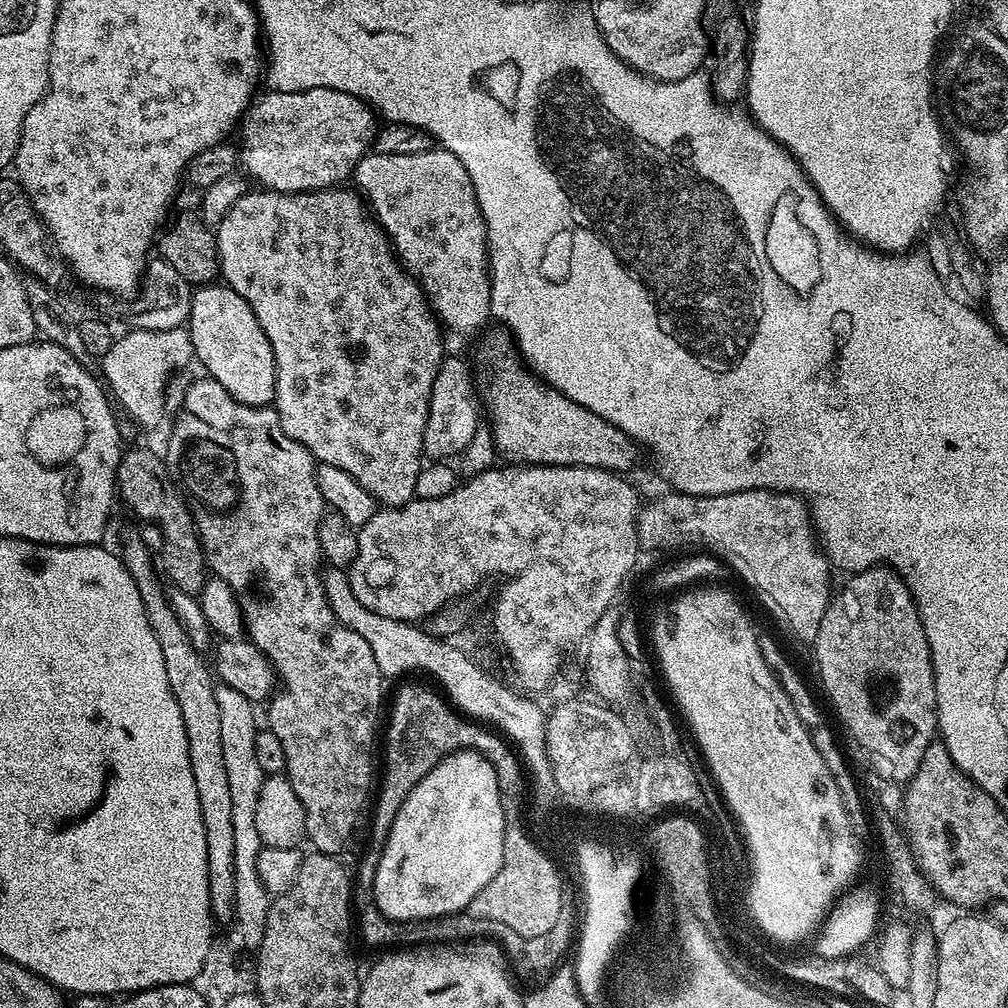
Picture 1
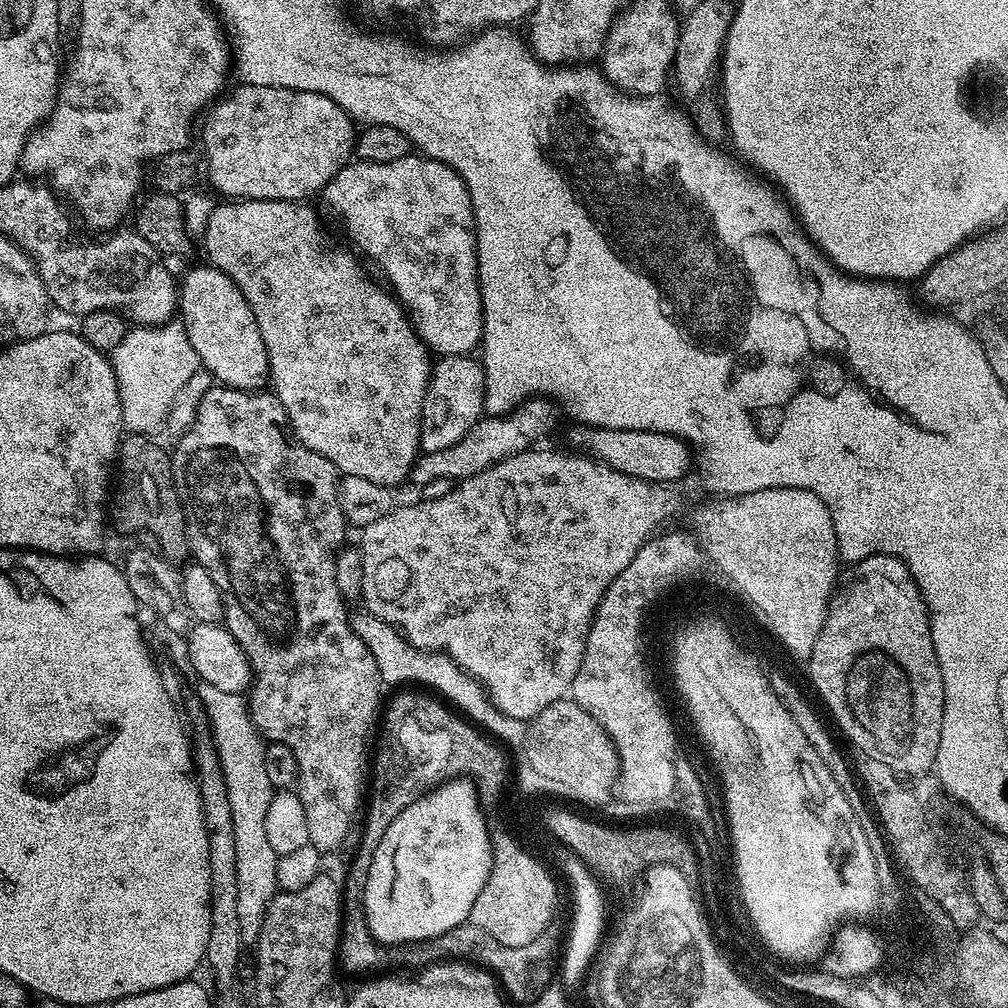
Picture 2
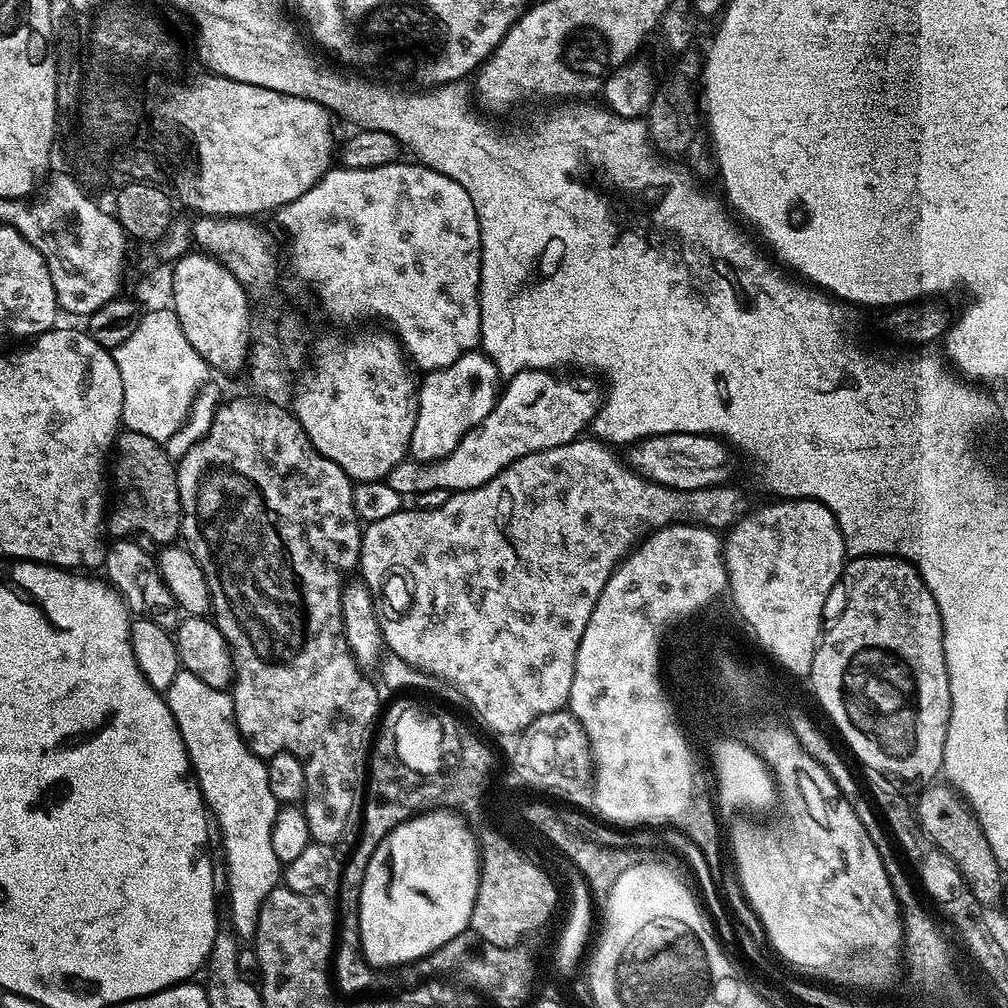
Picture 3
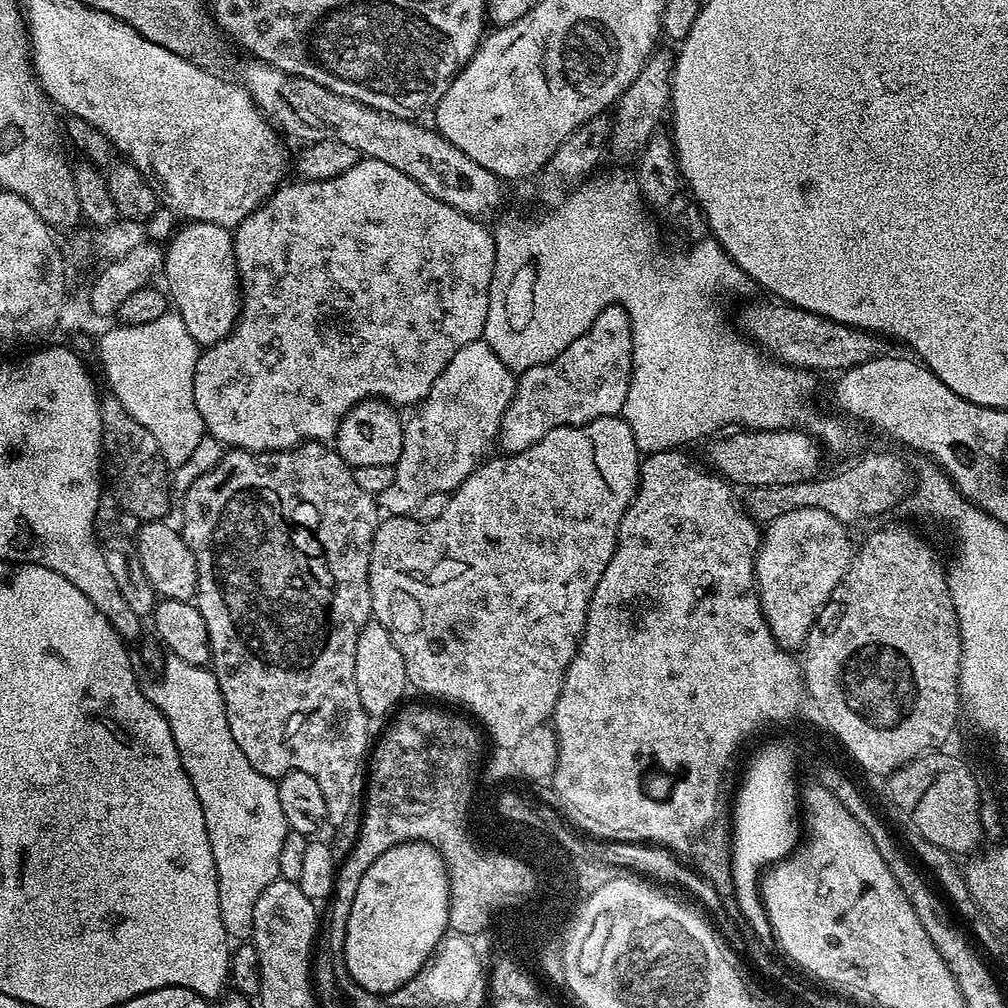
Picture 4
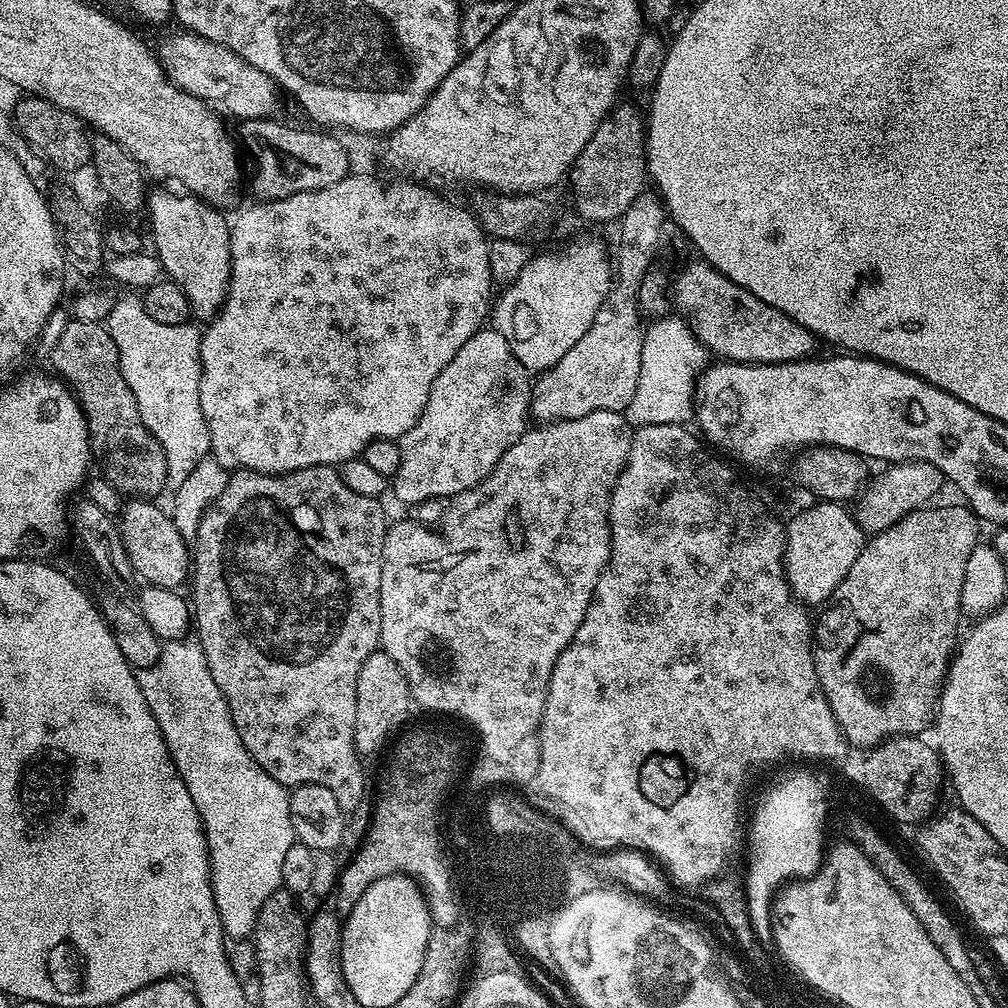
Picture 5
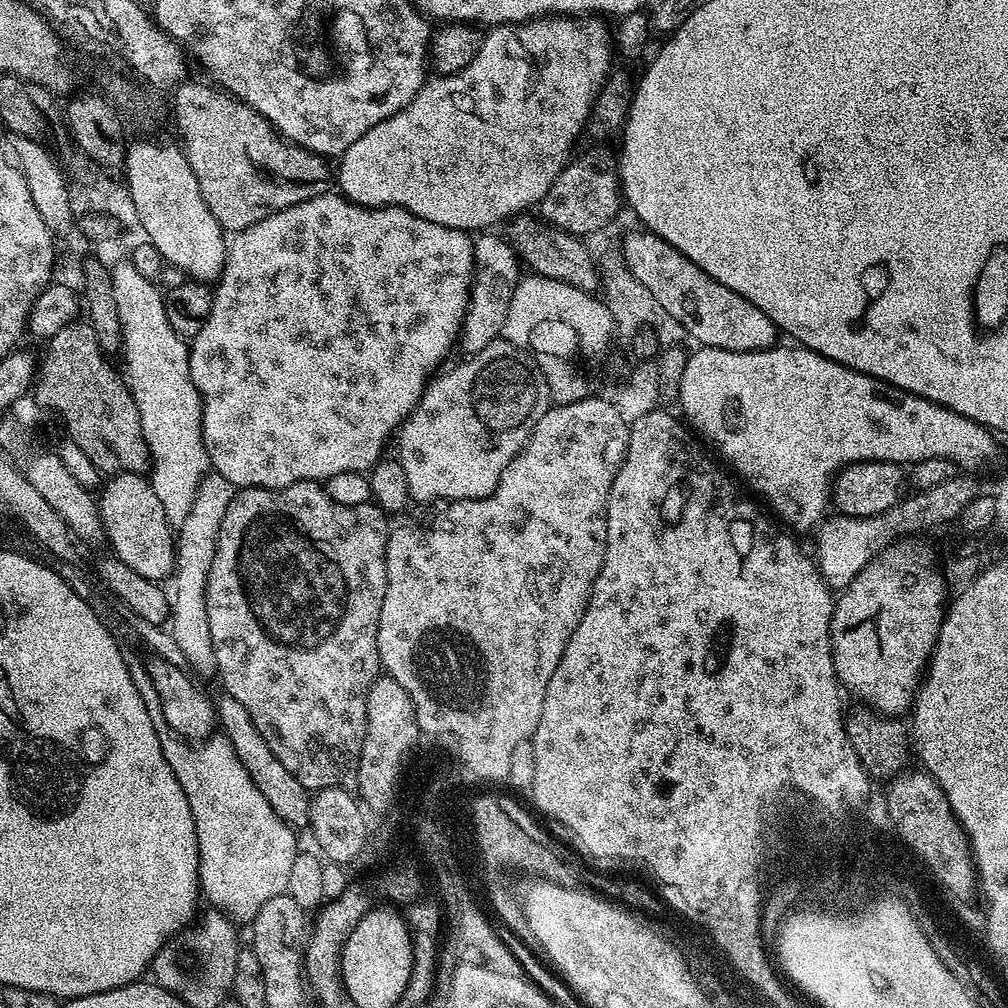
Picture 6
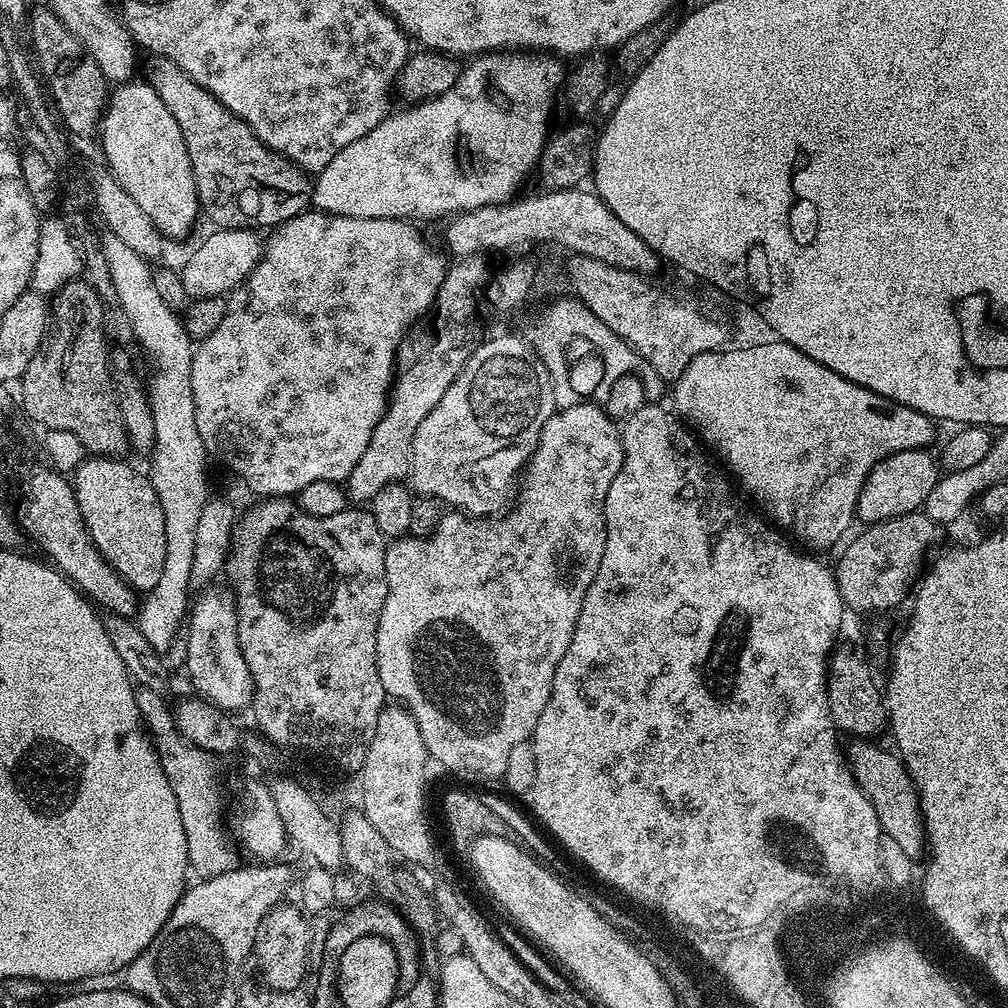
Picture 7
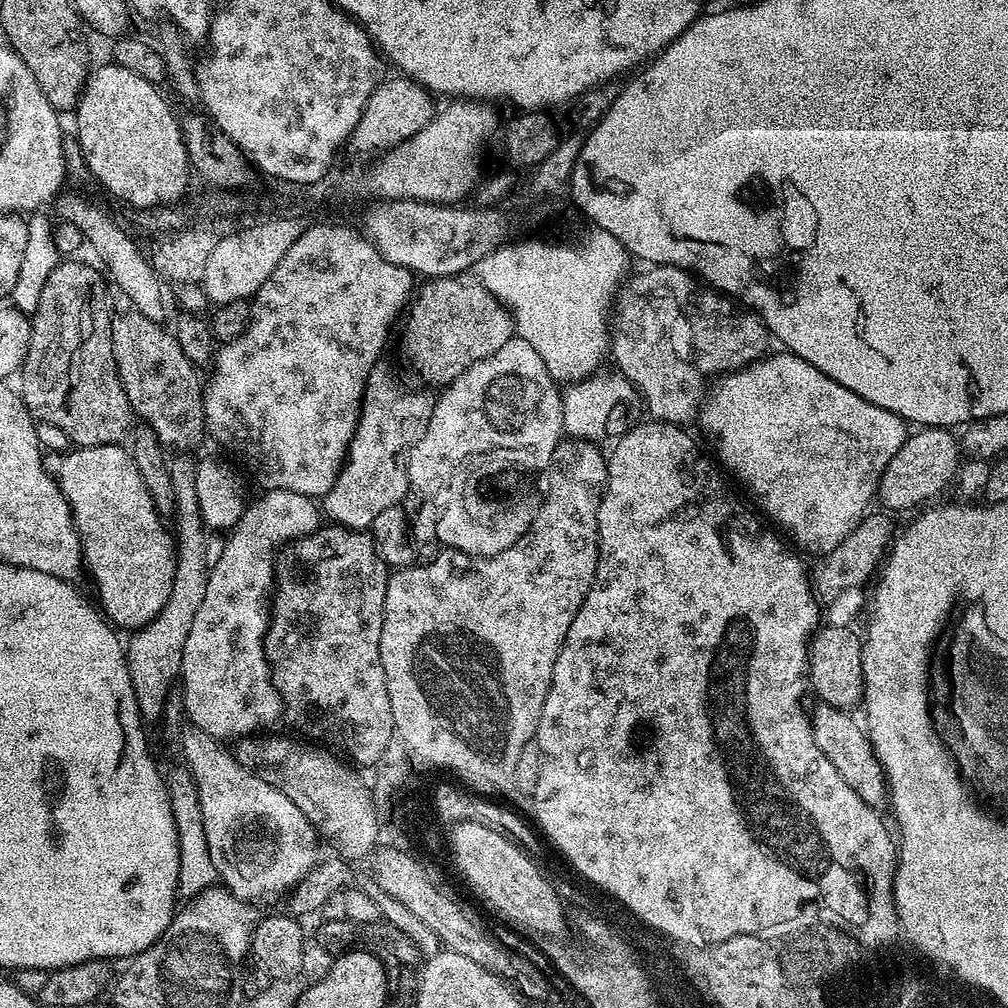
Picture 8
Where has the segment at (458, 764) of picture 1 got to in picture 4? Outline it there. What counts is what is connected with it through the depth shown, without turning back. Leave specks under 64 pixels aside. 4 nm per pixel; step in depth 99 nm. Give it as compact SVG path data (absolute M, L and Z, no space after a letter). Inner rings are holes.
M409 840L406 844L395 844L393 848L386 850L386 854L374 858L374 862L370 862L368 869L356 882L348 921L342 925L342 964L348 969L351 983L367 992L396 992L423 966L436 944L449 931L448 902L448 874L435 843Z

